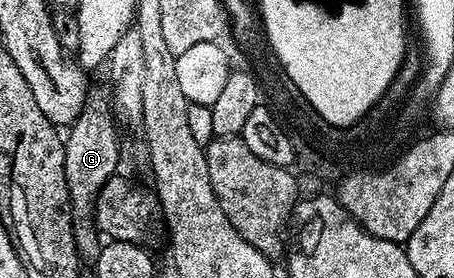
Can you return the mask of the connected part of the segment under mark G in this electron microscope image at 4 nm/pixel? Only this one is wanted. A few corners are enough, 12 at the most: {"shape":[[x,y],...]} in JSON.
{"shape":[[89,96],[64,137],[76,250],[95,258],[96,196],[120,165],[109,98]]}

